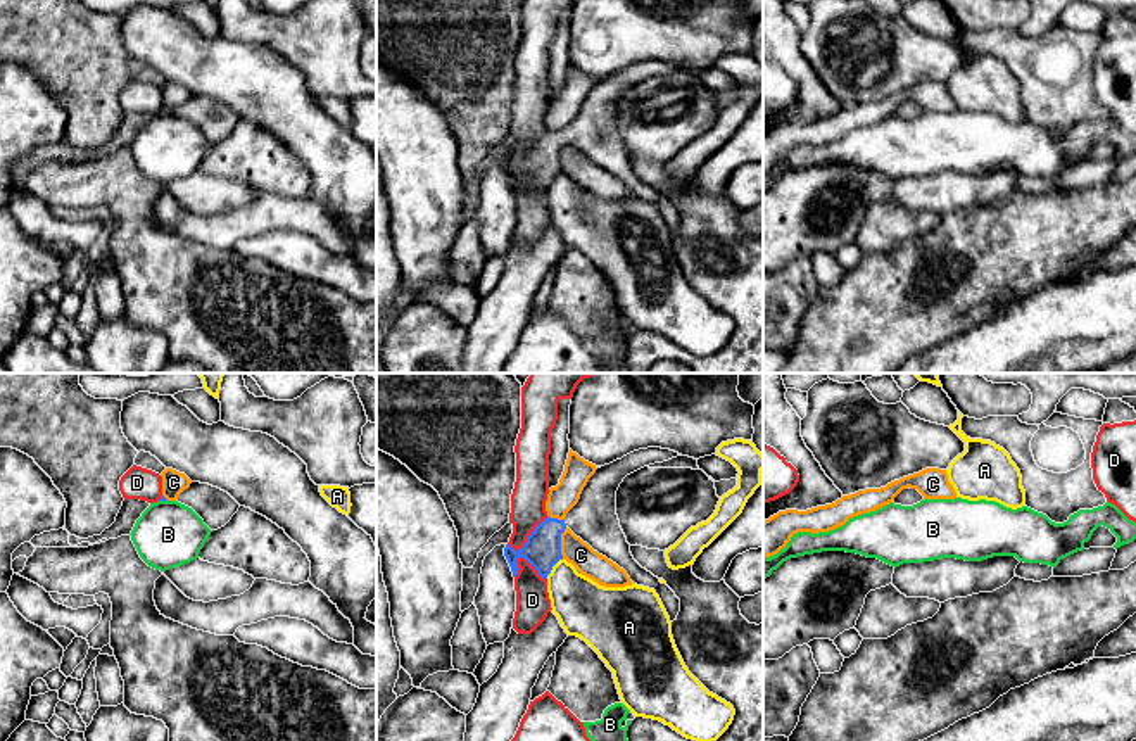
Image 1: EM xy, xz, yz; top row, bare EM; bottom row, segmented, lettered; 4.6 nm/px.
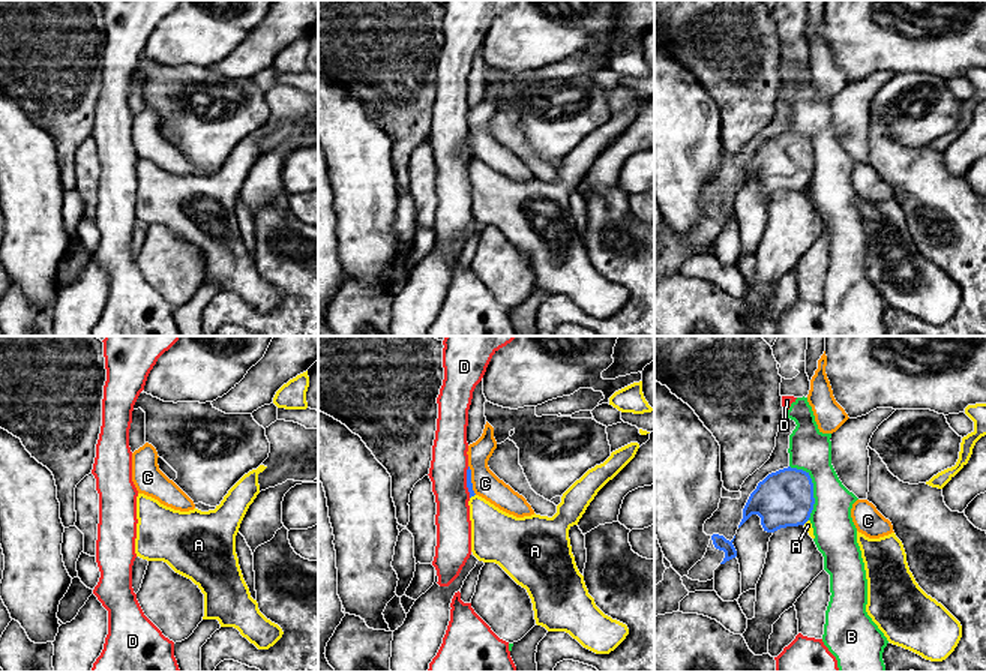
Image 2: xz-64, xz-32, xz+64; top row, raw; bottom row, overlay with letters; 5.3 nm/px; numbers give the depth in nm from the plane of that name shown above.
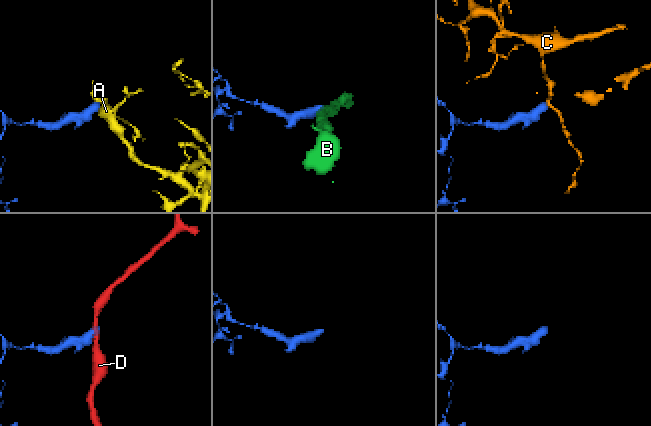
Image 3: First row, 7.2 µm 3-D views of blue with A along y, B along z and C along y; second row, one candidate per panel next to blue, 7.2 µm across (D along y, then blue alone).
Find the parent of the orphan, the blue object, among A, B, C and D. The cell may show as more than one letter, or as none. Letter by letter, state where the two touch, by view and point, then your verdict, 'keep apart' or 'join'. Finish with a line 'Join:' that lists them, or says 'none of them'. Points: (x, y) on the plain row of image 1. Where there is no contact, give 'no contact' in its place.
A: xz (551, 182) | keep apart
B: xy (163, 113) | keep apart
C: xz (560, 156) | keep apart
D: xz (530, 177) | keep apart
Join: none of them

